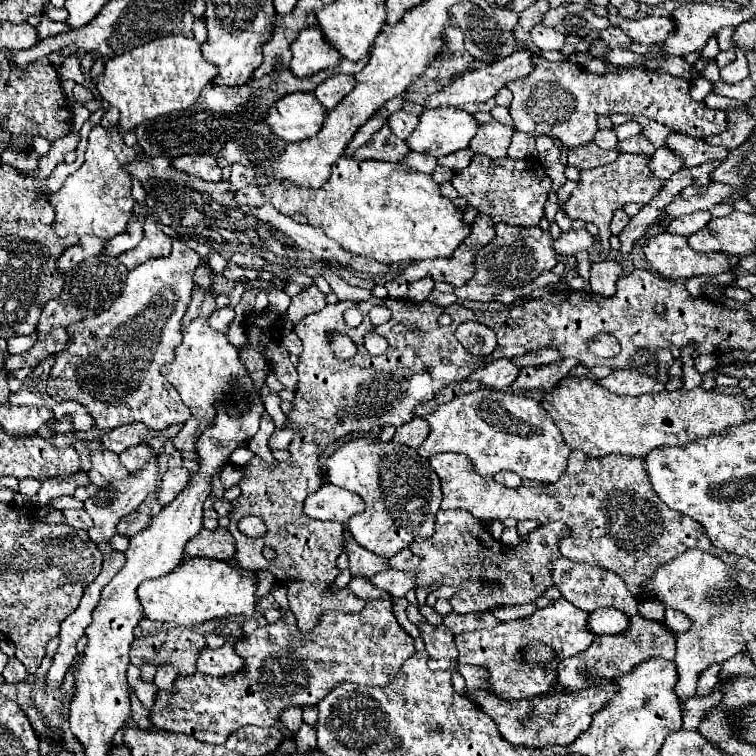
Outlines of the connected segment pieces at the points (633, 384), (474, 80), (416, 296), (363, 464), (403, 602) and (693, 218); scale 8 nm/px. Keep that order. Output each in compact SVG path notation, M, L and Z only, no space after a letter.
M614 370L610 376L600 380L600 386L618 396L638 396L666 390L666 386L656 376L646 376L644 372L634 370Z
M518 50L514 52L514 56L508 56L506 60L498 60L490 66L484 66L480 70L470 70L470 72L462 72L462 76L456 76L452 80L450 86L446 86L442 92L436 92L428 98L428 104L426 108L438 108L438 106L462 106L462 104L480 104L480 102L486 102L488 98L496 96L496 92L500 88L504 88L508 82L512 80L518 80L522 76L528 76L534 68L532 64L532 58L534 54L528 52L528 50Z
M430 278L414 281L409 285L407 299L414 303L426 300L426 296L432 292L432 288L434 288L434 280L430 280Z
M356 438L334 452L328 462L328 482L356 492L366 508L348 520L354 540L378 556L394 556L416 538L434 534L436 512L440 510L440 480L428 460L414 448L396 442L378 442L374 438Z
M392 598L392 612L394 612L398 624L400 624L412 638L420 638L420 632L418 632L416 624L412 624L412 622L408 620L406 612L404 612L406 606L408 606L408 600L406 600L406 598Z
M698 210L692 214L684 214L680 218L674 218L666 230L672 234L682 234L682 236L690 236L694 232L698 232L702 226L706 226L712 220L712 214L708 210Z

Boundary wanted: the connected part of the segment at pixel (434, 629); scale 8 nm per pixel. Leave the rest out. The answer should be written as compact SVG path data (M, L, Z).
M428 622L418 624L422 632L422 640L428 652L428 668L430 670L454 670L458 660L458 650L454 644L454 634L444 626L432 626Z

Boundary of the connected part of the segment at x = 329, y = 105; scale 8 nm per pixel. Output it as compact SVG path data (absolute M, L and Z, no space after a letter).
M336 74L330 76L326 82L316 86L314 96L324 106L324 110L332 110L352 88L354 88L354 76L352 74Z

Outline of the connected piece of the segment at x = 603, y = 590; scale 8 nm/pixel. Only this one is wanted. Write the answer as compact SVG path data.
M556 558L556 560L552 560L550 572L552 572L554 586L562 592L562 596L568 602L572 602L576 608L582 608L584 612L594 612L598 608L612 606L612 608L624 612L626 616L638 614L638 608L636 608L638 600L626 588L624 580L606 568L598 568L596 564L586 564L586 562L574 562L568 558Z

